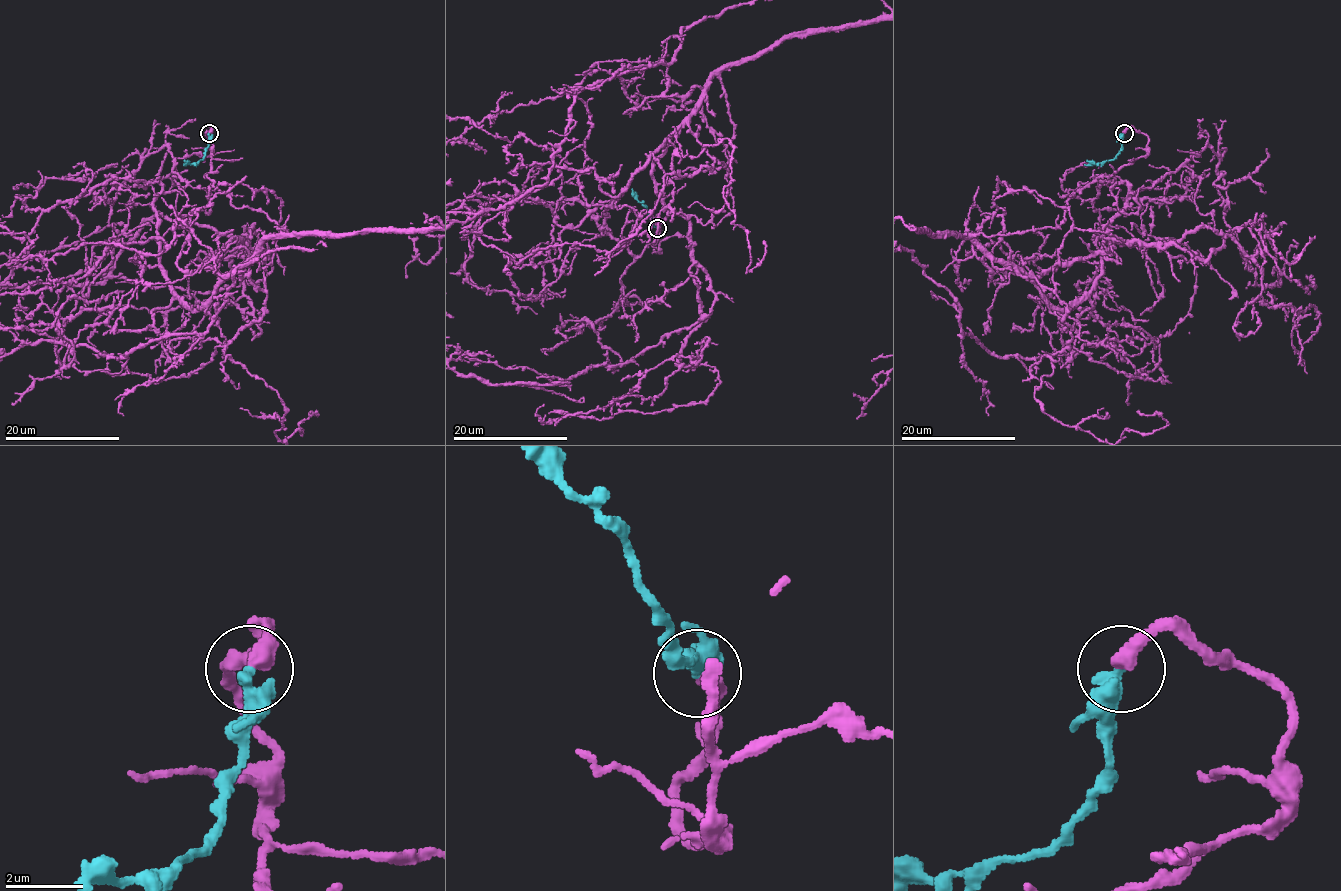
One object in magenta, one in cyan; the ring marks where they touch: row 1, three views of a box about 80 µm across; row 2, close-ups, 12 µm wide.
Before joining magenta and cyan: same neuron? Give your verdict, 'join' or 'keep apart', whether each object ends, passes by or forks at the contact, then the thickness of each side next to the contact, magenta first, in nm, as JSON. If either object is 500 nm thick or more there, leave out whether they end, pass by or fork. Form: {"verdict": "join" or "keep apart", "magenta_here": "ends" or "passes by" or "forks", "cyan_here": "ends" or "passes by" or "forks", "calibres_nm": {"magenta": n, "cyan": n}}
{"verdict": "join", "magenta_here": "ends", "cyan_here": "ends", "calibres_nm": {"magenta": 440, "cyan": 440}}

